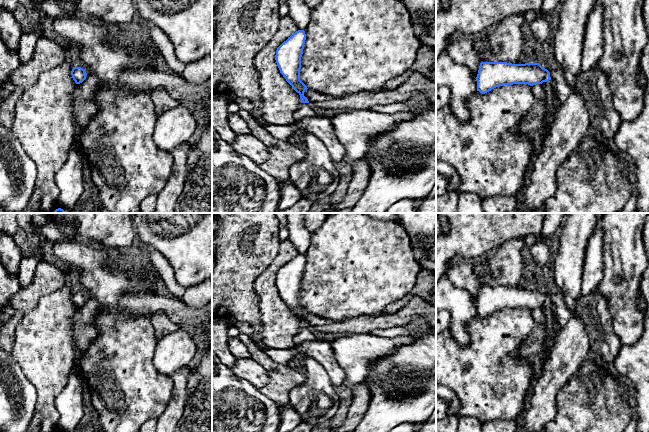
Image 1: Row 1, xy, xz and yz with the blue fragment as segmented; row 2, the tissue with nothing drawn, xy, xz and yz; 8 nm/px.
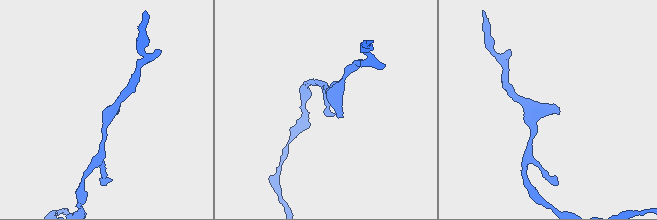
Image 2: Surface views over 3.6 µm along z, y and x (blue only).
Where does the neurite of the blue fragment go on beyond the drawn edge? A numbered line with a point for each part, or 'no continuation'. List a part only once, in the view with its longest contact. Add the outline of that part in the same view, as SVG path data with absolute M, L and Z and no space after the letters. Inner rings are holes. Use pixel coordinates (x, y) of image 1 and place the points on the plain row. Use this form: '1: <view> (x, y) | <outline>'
1: yz (563, 314) | M562 293L549 295L549 297L557 320L560 322L561 325L565 325L570 319L582 315L578 311L571 312L567 308Z

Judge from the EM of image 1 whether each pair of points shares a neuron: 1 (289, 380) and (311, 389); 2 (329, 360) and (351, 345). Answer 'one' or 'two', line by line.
1: two
2: two

